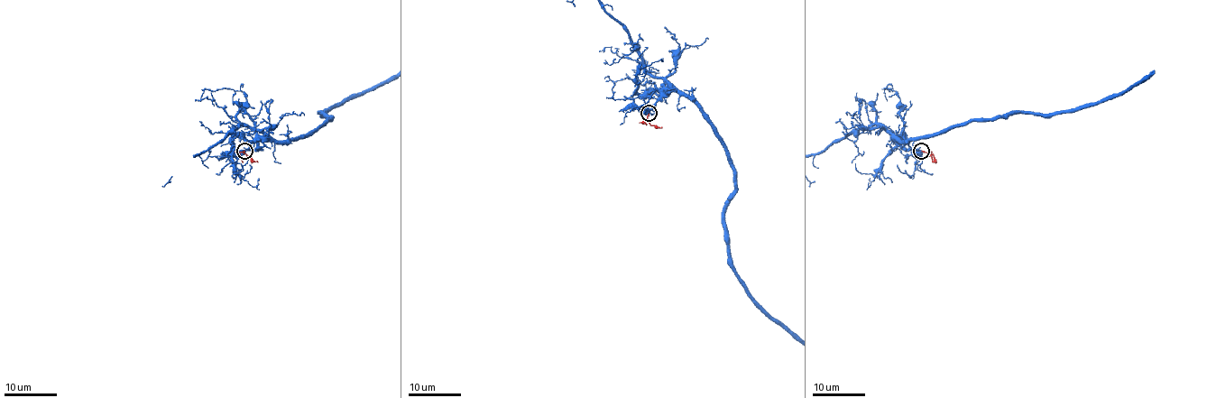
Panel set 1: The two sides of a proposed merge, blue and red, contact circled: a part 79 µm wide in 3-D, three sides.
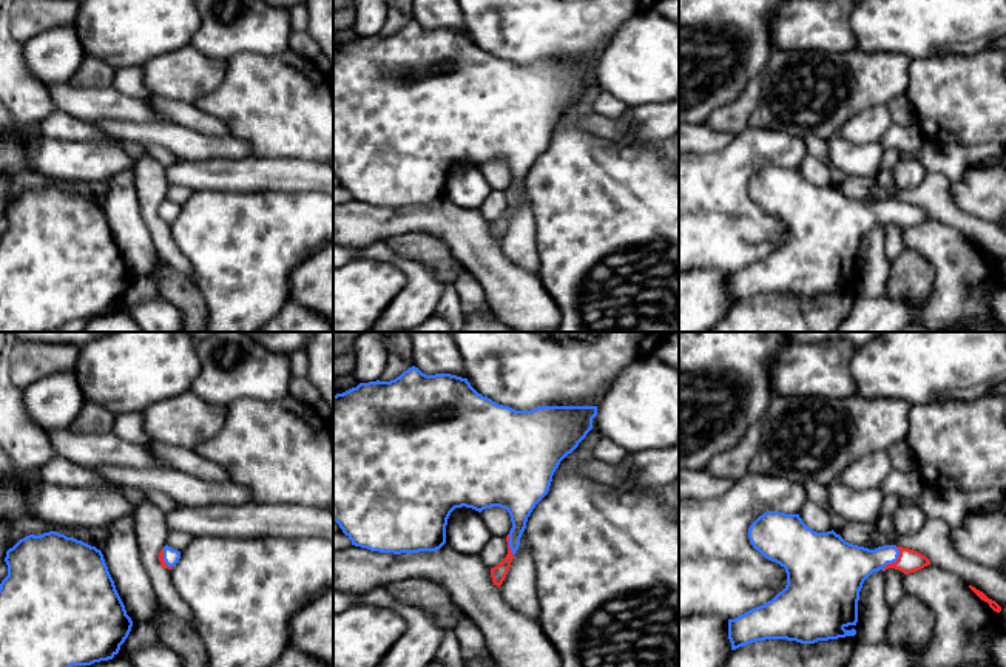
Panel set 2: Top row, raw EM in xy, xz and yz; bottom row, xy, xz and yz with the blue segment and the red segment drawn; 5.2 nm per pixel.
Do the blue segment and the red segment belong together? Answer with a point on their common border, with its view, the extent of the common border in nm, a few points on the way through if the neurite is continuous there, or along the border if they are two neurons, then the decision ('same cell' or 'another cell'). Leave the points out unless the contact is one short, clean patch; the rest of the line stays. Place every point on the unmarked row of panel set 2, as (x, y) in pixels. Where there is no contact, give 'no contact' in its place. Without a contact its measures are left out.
yz (895, 215) | 150 nm | across yz (847, 220), (864, 215), (895, 215), (909, 215) | same cell

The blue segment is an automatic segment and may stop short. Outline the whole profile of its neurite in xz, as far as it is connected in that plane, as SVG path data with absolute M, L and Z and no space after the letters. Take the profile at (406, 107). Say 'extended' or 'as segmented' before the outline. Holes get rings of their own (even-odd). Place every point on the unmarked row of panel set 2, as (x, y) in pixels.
extended; M412 20L390 36L360 37L333 49L333 174L352 199L380 207L437 205L446 198L446 179L455 162L505 162L512 176L508 208L491 232L500 241L508 229L528 171L548 148L560 116L592 83L597 60L538 60L515 65L478 48L468 32L426 29Z

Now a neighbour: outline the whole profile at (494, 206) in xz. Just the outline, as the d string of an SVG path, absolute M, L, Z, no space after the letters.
M491 190L488 198L480 205L480 213L489 222L497 221L508 208L506 190Z

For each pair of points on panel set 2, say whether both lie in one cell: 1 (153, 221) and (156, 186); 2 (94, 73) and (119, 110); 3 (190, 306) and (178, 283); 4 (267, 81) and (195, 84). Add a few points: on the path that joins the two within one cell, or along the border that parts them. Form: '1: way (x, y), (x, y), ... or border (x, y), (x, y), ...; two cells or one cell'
1: way (151, 212), (151, 195); one cell
2: border (68, 82), (76, 87), (111, 87); two cells
3: way (189, 300), (179, 289); one cell
4: border (227, 62), (224, 81), (193, 104); two cells

